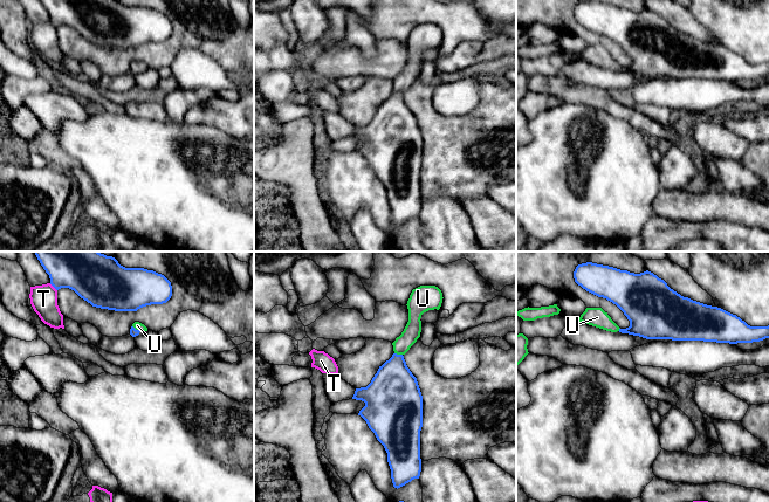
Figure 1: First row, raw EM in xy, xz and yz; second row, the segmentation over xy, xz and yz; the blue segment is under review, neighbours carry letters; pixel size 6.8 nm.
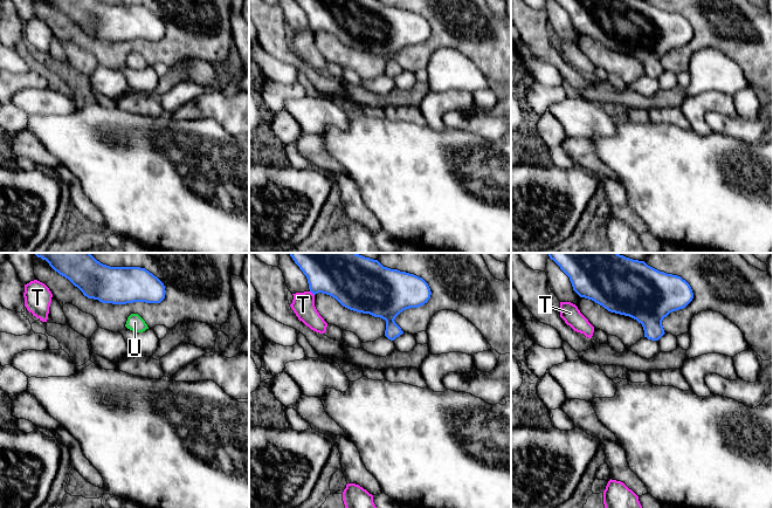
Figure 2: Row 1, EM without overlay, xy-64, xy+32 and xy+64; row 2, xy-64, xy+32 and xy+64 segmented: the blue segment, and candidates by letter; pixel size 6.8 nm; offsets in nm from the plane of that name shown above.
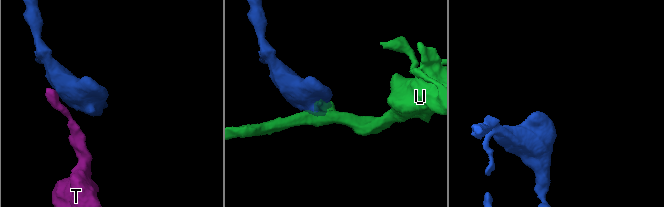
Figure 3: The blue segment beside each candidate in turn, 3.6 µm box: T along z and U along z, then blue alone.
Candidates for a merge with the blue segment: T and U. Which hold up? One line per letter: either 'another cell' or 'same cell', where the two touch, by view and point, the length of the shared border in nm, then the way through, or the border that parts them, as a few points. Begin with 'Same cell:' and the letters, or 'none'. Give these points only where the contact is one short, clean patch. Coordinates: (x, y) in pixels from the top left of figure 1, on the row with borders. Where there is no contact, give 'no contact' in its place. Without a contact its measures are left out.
Same cell: U
T: another cell | xy (53, 286) | 80 nm | along xy (49, 283), (56, 290)
U: same cell | xz (398, 355) | 60 nm | across xz (395, 391), (395, 370), (398, 355), (402, 344), (412, 330)

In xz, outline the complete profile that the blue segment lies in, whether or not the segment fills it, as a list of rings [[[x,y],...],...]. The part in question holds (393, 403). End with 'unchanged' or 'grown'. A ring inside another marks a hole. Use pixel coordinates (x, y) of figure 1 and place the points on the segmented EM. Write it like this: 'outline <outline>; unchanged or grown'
outline [[[420,286],[412,290],[406,304],[408,322],[392,343],[394,353],[379,366],[371,383],[356,388],[352,397],[365,403],[358,415],[384,446],[397,489],[419,479],[421,472],[423,396],[404,355],[420,337],[421,315],[439,310],[442,298],[441,290],[435,286]]]; grown

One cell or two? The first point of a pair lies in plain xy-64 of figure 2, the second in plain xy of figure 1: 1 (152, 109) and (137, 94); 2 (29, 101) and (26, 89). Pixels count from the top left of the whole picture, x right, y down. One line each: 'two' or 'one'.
1: two
2: two

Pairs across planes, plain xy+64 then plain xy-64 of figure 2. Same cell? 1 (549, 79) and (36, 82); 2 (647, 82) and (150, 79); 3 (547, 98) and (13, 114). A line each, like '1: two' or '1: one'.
1: two
2: two
3: two

